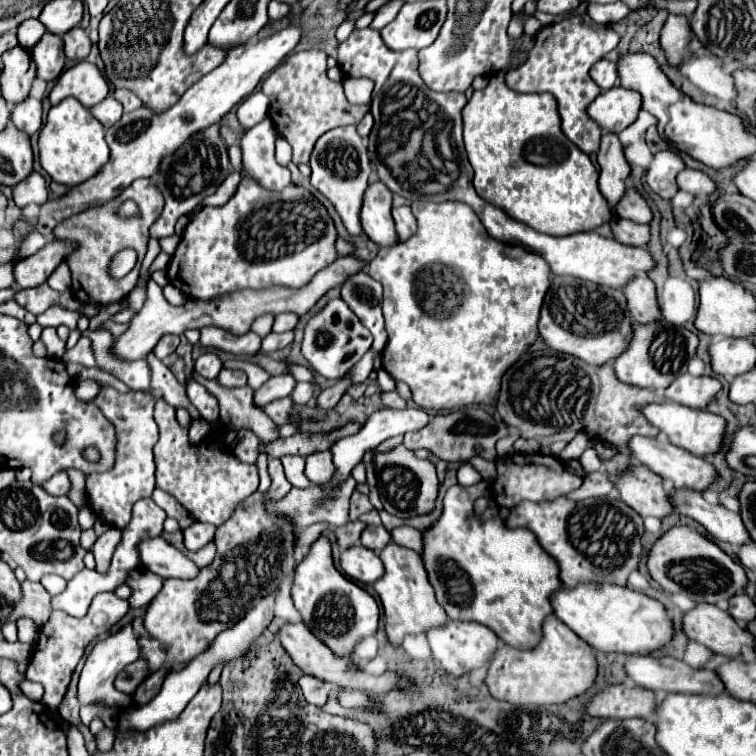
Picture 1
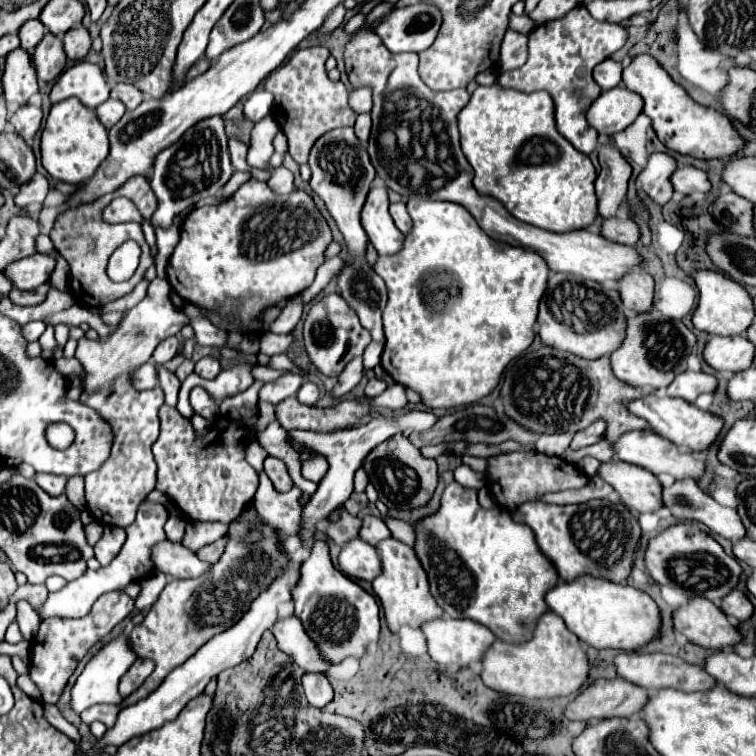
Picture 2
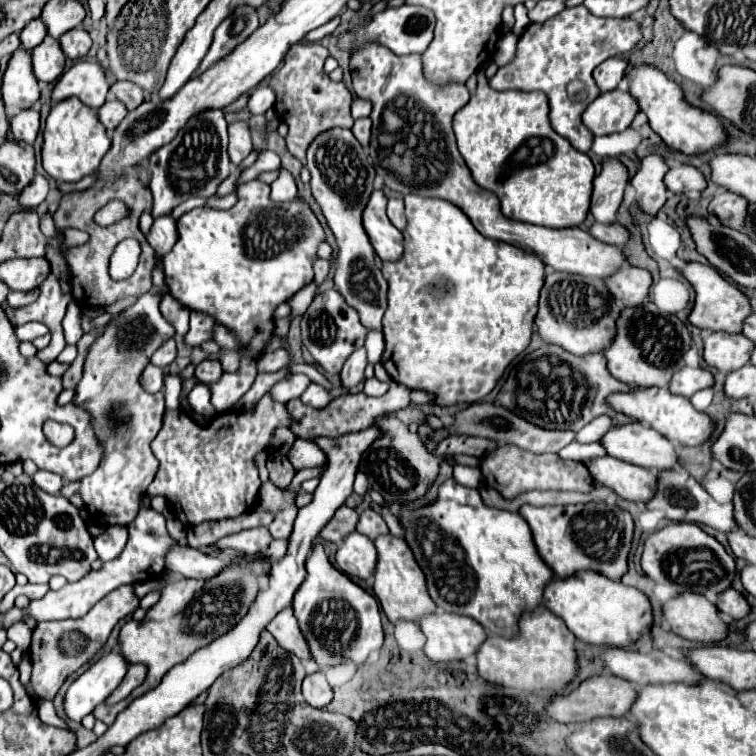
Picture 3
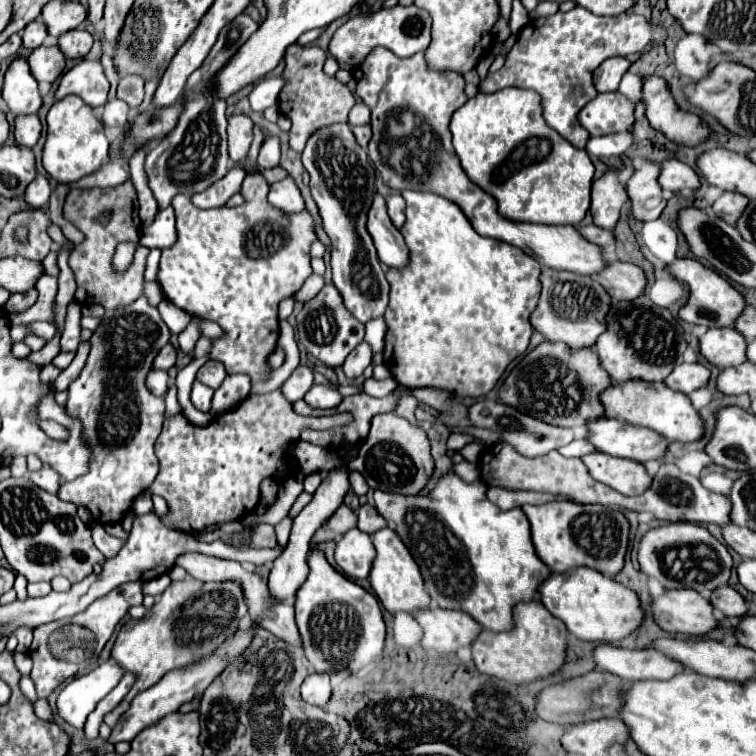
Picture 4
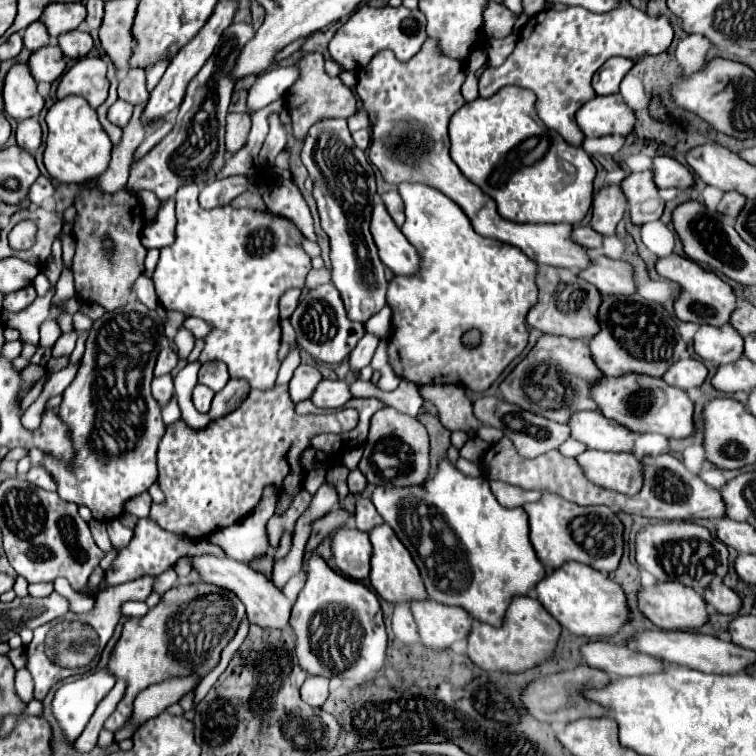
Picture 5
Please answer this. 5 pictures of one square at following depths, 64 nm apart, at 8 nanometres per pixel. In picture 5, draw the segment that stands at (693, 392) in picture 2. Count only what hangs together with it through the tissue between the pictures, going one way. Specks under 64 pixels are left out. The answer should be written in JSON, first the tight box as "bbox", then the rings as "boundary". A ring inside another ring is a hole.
{"bbox":[662,358,708,390],"boundary":[[[682,358],[678,362],[674,362],[666,374],[662,376],[668,384],[678,386],[682,390],[688,390],[692,386],[700,386],[704,382],[704,378],[708,376],[706,366],[702,364],[702,360],[696,358]]]}

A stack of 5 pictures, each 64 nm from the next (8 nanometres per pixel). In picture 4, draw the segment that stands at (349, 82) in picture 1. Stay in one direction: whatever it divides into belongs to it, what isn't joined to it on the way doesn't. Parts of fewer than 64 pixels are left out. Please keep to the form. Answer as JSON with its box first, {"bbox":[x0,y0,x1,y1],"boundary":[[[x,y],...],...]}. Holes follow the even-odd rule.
{"bbox":[350,104,368,126],"boundary":[[[356,104],[356,108],[352,110],[352,116],[350,116],[350,124],[352,126],[360,126],[360,124],[368,124],[368,108],[364,104]]]}

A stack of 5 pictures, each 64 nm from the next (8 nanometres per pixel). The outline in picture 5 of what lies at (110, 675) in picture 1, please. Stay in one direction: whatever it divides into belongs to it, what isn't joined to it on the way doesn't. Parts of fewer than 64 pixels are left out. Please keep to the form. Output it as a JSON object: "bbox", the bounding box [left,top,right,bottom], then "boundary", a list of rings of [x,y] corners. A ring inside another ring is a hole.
{"bbox":[52,670,116,744],"boundary":[[[106,670],[80,676],[74,682],[62,684],[52,700],[52,714],[60,724],[64,738],[72,744],[86,728],[98,702],[116,684]]]}

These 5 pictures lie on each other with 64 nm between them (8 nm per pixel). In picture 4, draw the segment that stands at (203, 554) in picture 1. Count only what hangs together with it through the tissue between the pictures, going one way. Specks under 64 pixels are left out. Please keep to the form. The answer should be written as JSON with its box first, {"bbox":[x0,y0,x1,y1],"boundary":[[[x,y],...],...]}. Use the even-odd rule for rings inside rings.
{"bbox":[250,524,276,548],"boundary":[[[260,524],[252,536],[250,536],[250,546],[252,548],[276,548],[276,532],[272,524]]]}

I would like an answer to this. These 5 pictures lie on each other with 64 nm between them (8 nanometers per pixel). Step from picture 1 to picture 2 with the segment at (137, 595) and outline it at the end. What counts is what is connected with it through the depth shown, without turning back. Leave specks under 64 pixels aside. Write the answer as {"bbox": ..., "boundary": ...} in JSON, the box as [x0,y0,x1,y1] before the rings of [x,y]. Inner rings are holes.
{"bbox":[136,574,166,612],"boundary":[[[156,574],[156,576],[152,576],[152,580],[142,580],[140,584],[142,584],[142,592],[140,592],[140,596],[136,598],[136,608],[140,610],[140,612],[146,612],[152,604],[154,604],[154,600],[160,596],[160,592],[162,592],[162,588],[166,586],[166,576],[164,574]]]}

